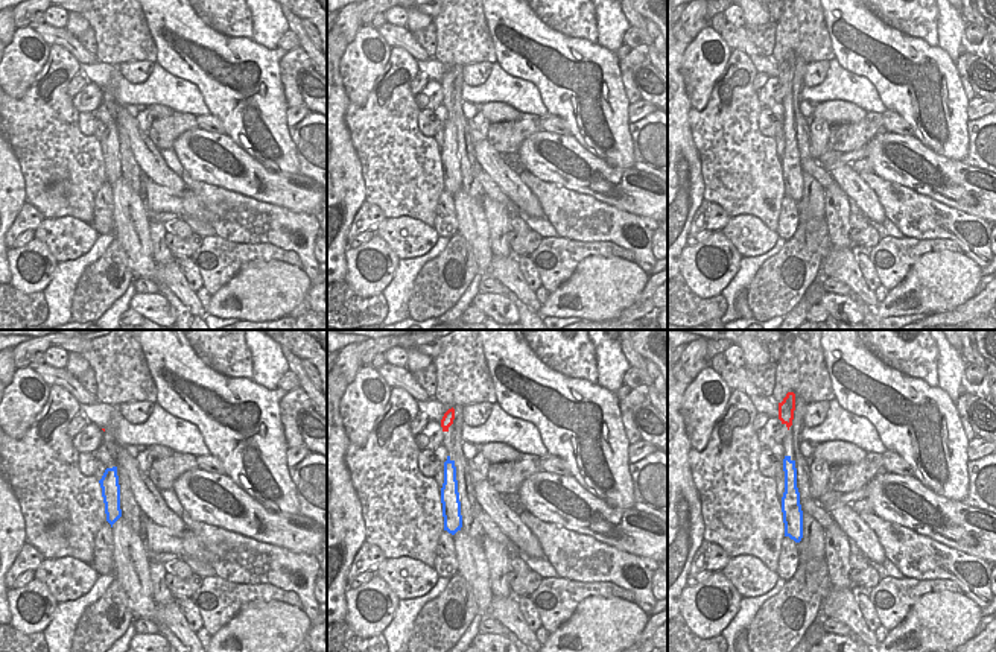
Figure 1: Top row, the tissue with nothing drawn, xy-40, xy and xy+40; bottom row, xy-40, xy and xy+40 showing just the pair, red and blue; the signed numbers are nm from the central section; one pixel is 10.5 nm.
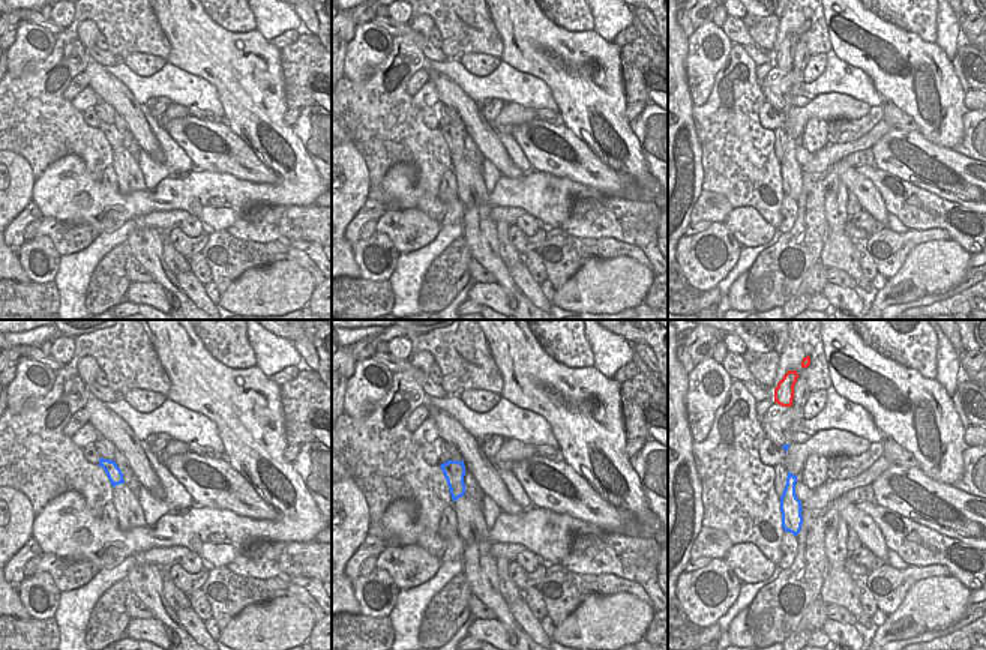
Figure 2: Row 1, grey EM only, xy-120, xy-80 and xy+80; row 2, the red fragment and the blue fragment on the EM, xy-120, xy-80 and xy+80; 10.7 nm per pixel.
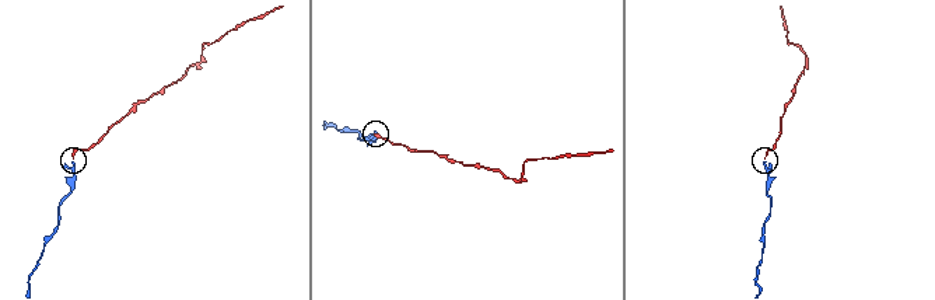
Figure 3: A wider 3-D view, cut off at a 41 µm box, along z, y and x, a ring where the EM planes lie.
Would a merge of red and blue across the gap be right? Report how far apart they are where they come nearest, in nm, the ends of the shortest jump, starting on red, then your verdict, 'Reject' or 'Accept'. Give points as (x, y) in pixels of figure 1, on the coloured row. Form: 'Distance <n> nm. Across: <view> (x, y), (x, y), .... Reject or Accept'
Distance 280 nm. Across: xy (447, 430), (447, 456). Accept.

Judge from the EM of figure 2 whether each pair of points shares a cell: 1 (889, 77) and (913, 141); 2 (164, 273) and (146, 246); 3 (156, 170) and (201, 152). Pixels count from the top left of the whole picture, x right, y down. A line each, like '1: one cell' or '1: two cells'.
1: two cells
2: one cell
3: two cells

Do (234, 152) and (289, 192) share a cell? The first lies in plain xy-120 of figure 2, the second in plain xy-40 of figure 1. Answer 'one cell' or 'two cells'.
one cell

